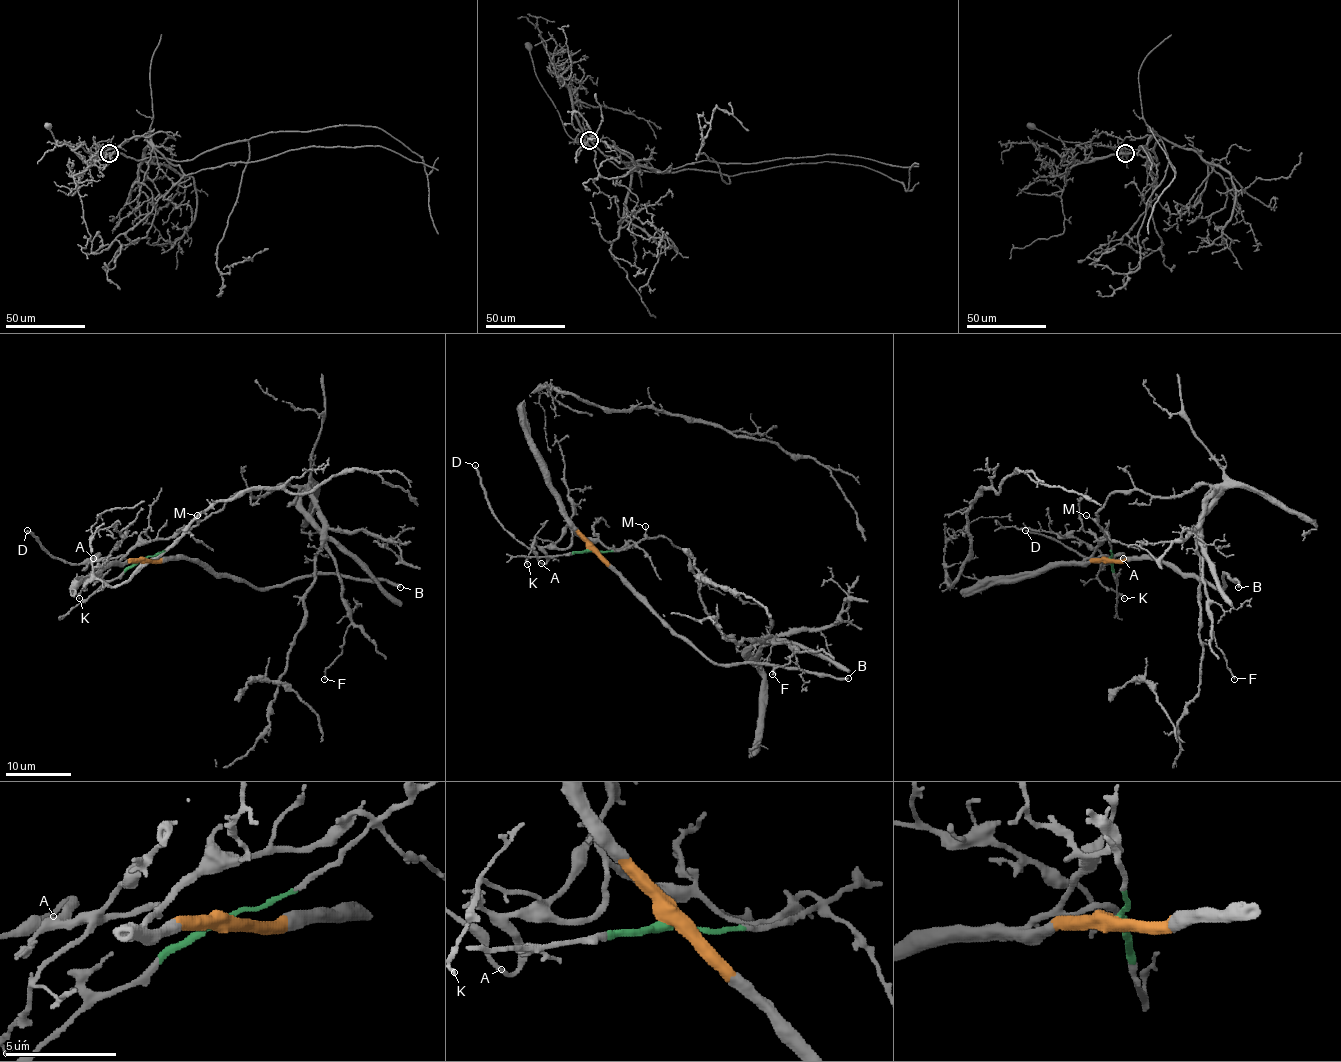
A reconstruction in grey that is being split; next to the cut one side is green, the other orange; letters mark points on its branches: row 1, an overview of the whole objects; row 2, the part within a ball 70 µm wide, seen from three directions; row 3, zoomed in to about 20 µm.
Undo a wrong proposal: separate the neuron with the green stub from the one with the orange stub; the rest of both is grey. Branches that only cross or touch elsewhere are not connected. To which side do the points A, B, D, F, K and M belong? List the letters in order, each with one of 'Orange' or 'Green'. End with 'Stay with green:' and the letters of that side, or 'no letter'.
A: Orange
B: Orange
D: Orange
F: Green
K: Orange
M: Green
Stay with green: F, M

